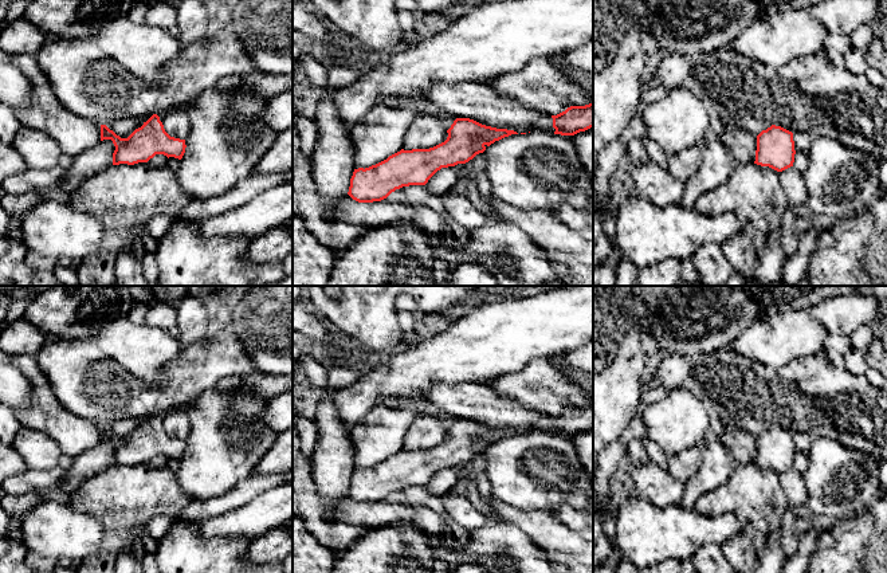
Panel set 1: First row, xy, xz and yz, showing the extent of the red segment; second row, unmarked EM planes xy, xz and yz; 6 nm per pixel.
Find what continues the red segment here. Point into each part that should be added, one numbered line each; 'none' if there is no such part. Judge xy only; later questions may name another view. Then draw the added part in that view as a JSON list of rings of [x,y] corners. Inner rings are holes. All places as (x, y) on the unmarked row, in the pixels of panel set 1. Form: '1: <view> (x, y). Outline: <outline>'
none

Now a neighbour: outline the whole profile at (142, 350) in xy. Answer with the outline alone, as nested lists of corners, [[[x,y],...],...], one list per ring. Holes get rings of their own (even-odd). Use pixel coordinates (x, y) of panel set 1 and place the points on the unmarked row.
[[[127,317],[111,322],[93,340],[105,356],[148,384],[160,382],[164,365],[178,358],[185,349],[168,331],[145,323],[134,325]]]

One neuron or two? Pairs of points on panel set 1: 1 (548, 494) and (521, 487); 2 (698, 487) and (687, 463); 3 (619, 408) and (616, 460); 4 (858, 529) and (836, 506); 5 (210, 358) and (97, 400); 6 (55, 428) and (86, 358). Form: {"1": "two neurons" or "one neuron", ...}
{"1": "one neuron", "2": "two neurons", "3": "two neurons", "4": "two neurons", "5": "one neuron", "6": "two neurons"}

